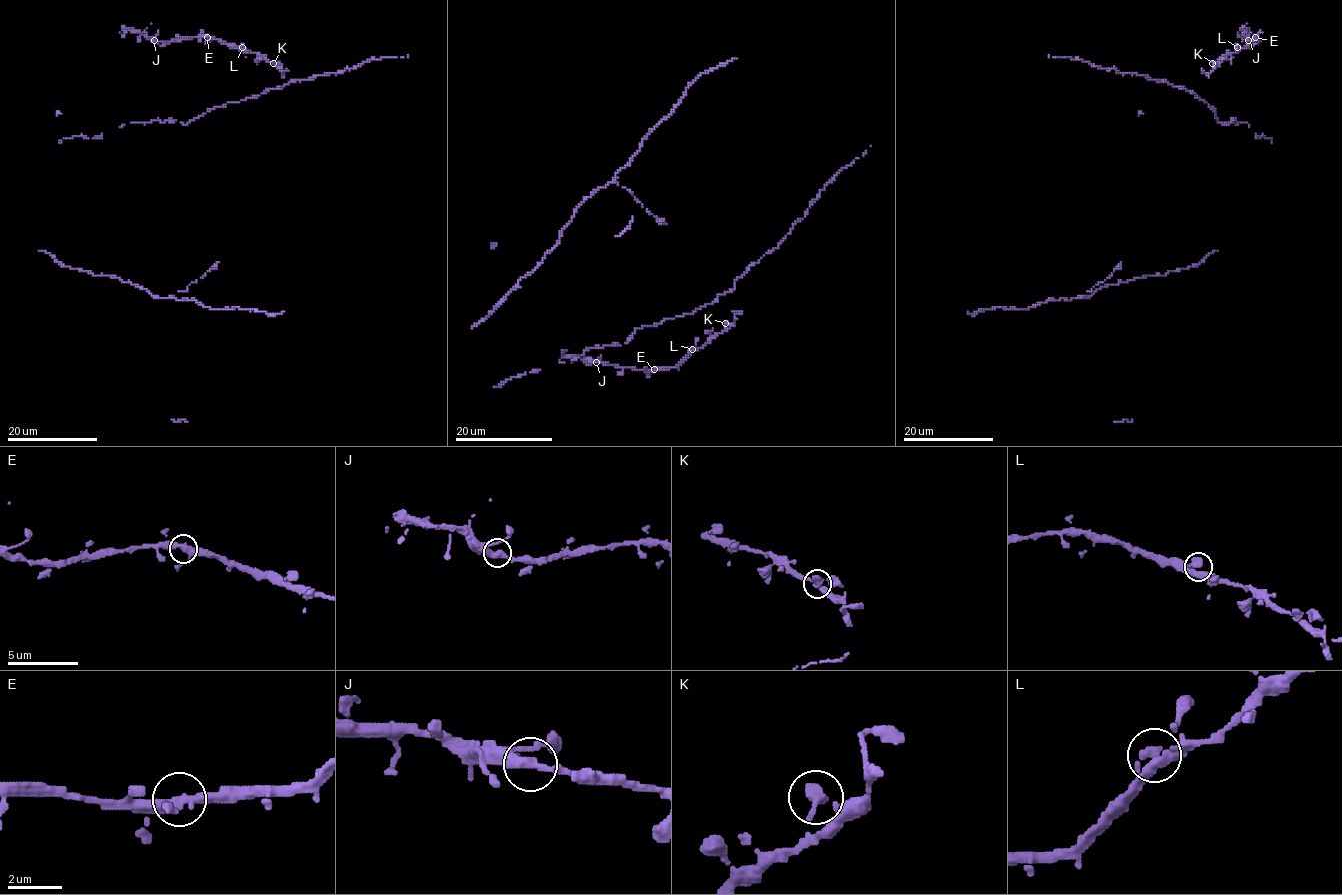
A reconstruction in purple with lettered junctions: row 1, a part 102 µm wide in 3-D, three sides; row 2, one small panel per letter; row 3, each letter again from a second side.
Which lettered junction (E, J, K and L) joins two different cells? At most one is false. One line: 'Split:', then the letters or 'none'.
Split: none

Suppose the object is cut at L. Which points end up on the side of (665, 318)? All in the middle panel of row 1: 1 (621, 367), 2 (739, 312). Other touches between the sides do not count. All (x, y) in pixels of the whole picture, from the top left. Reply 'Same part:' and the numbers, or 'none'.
Same part: none

